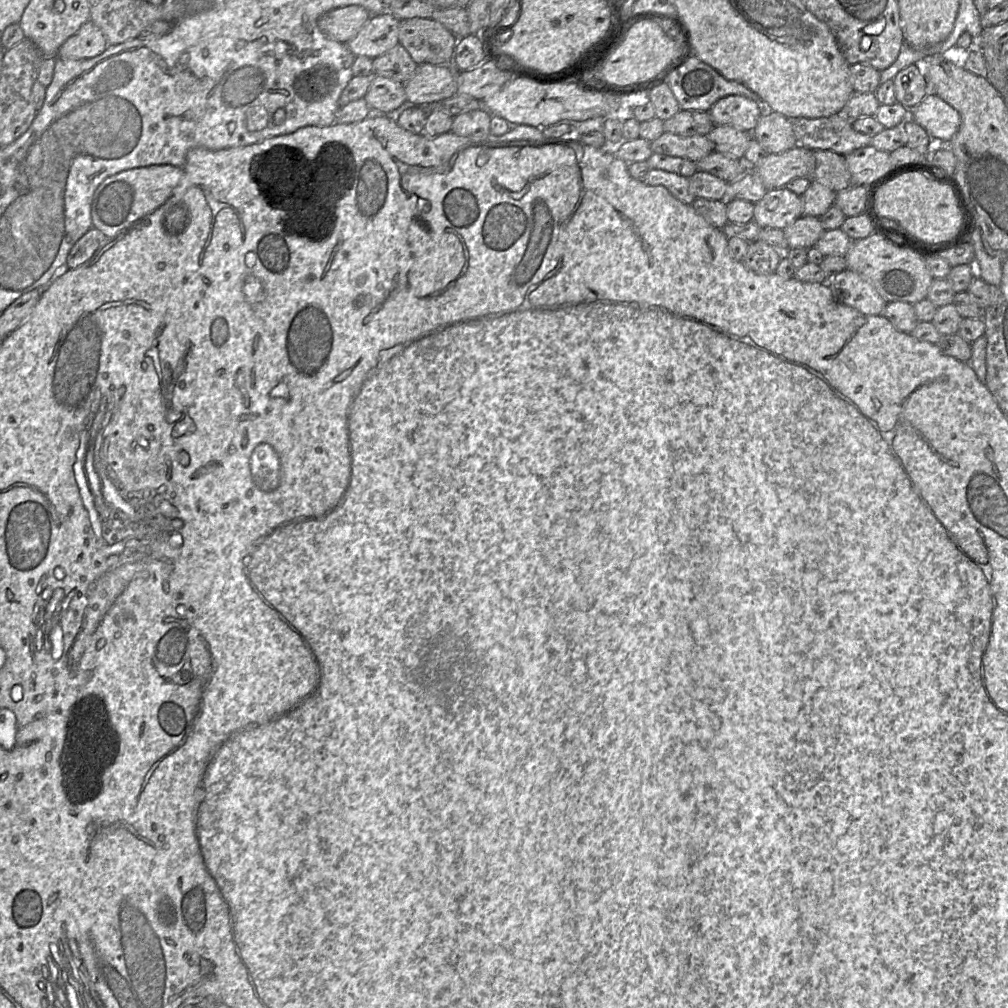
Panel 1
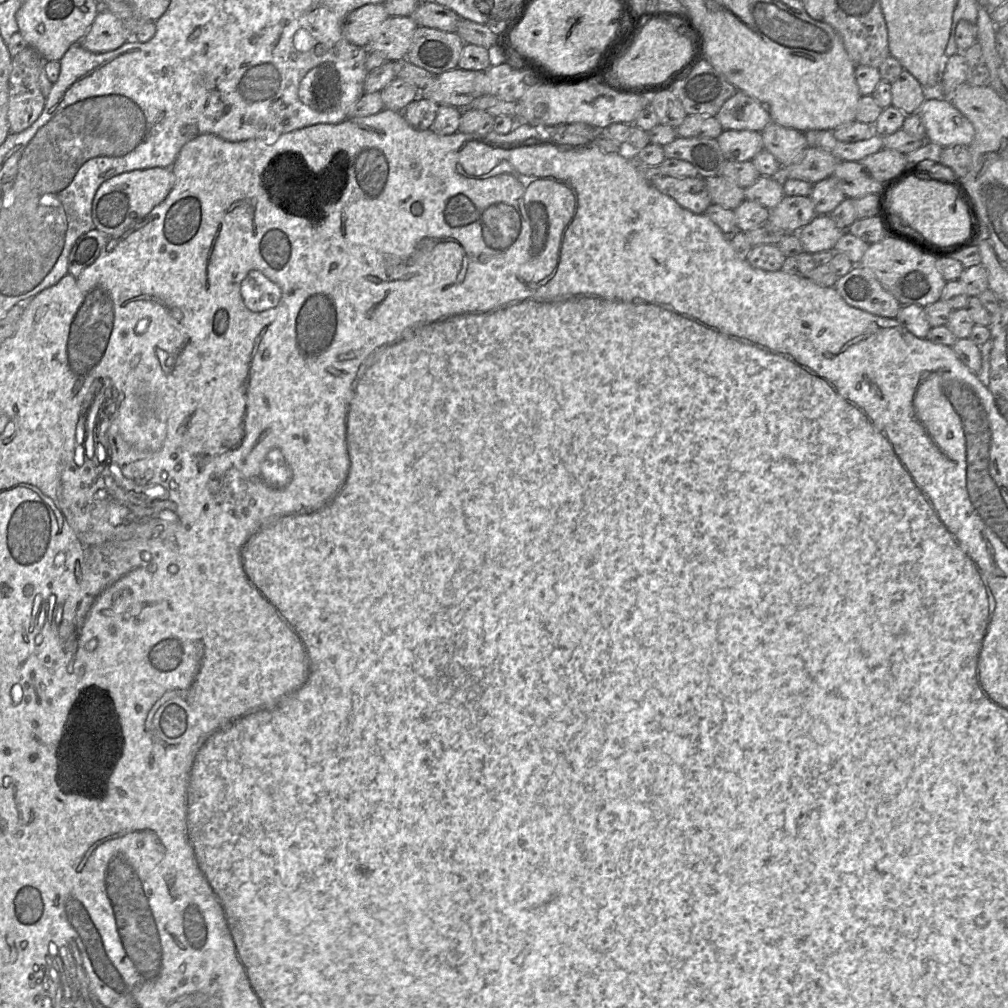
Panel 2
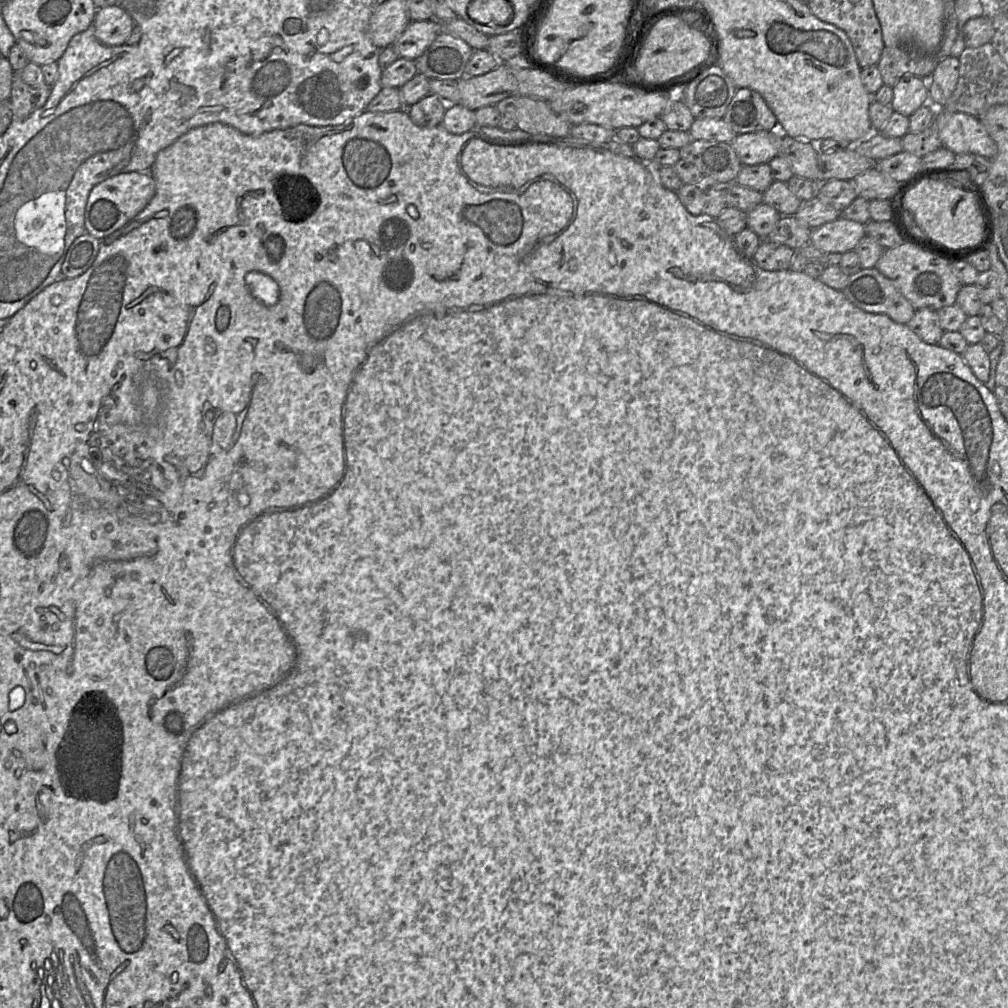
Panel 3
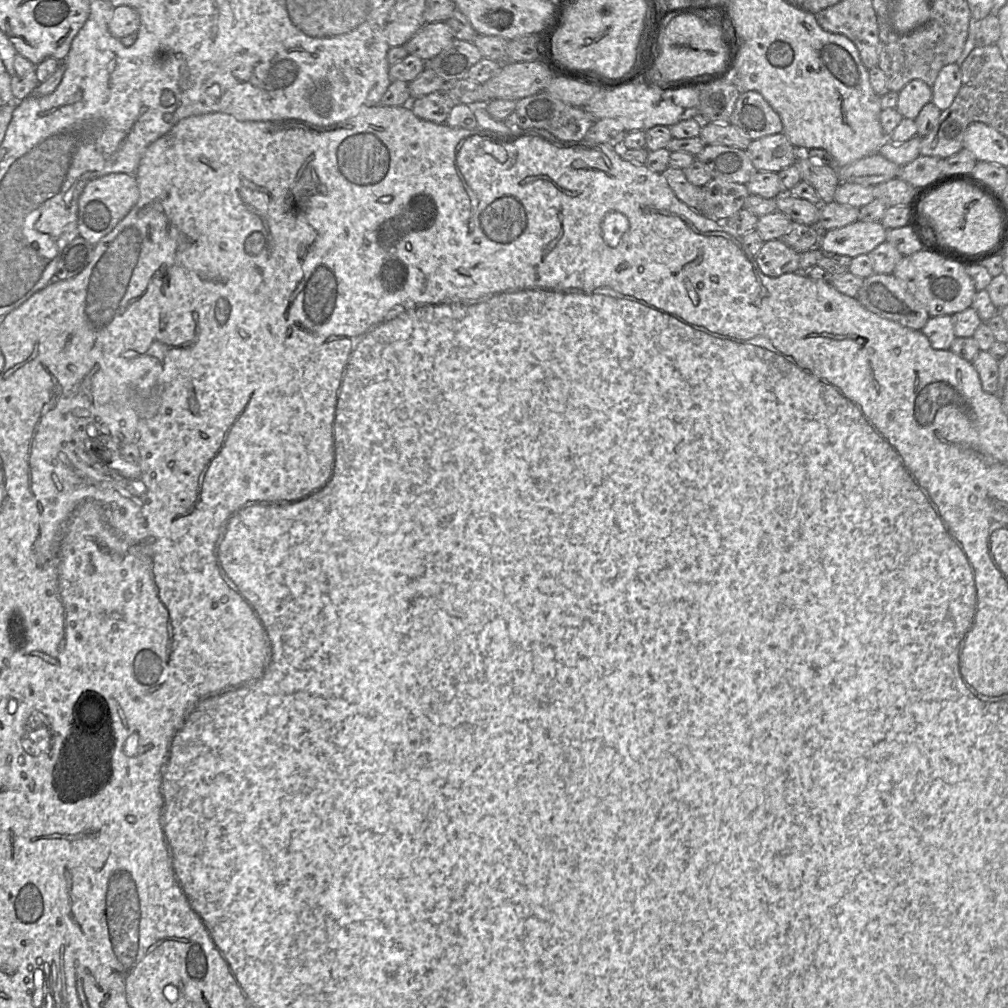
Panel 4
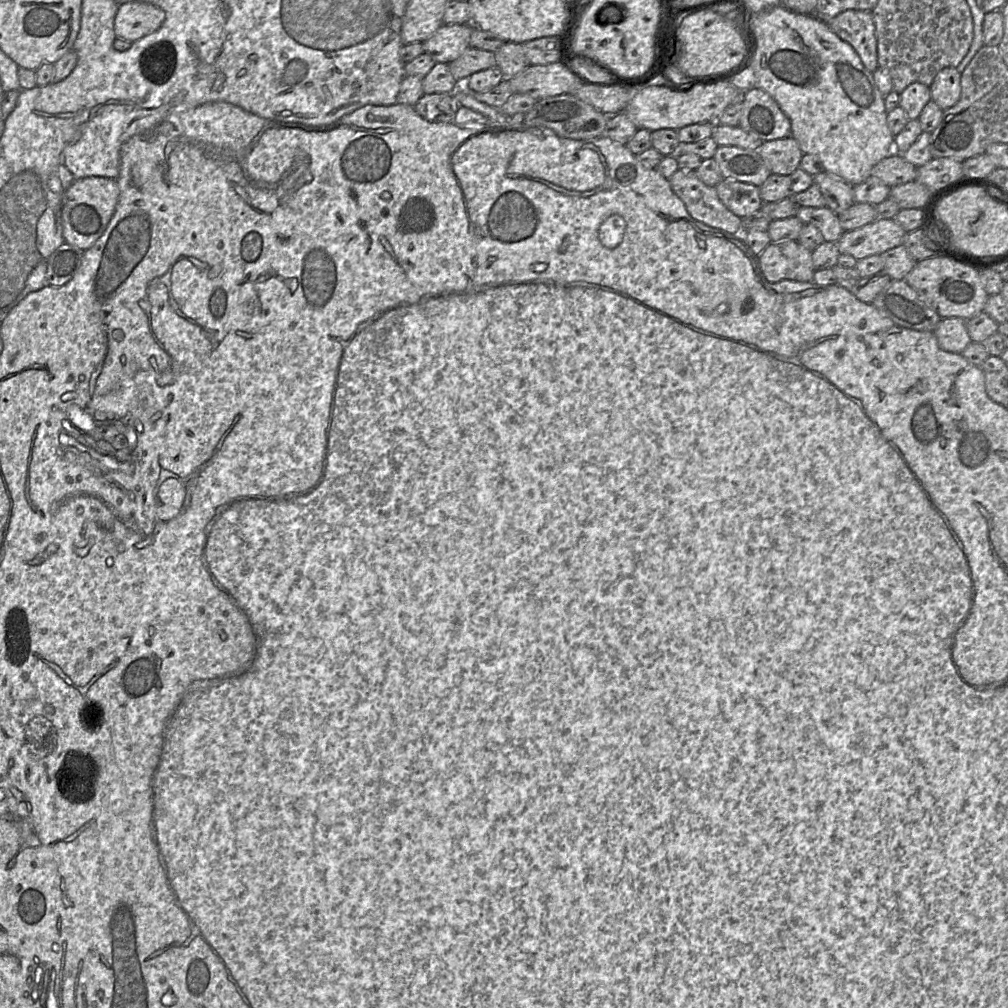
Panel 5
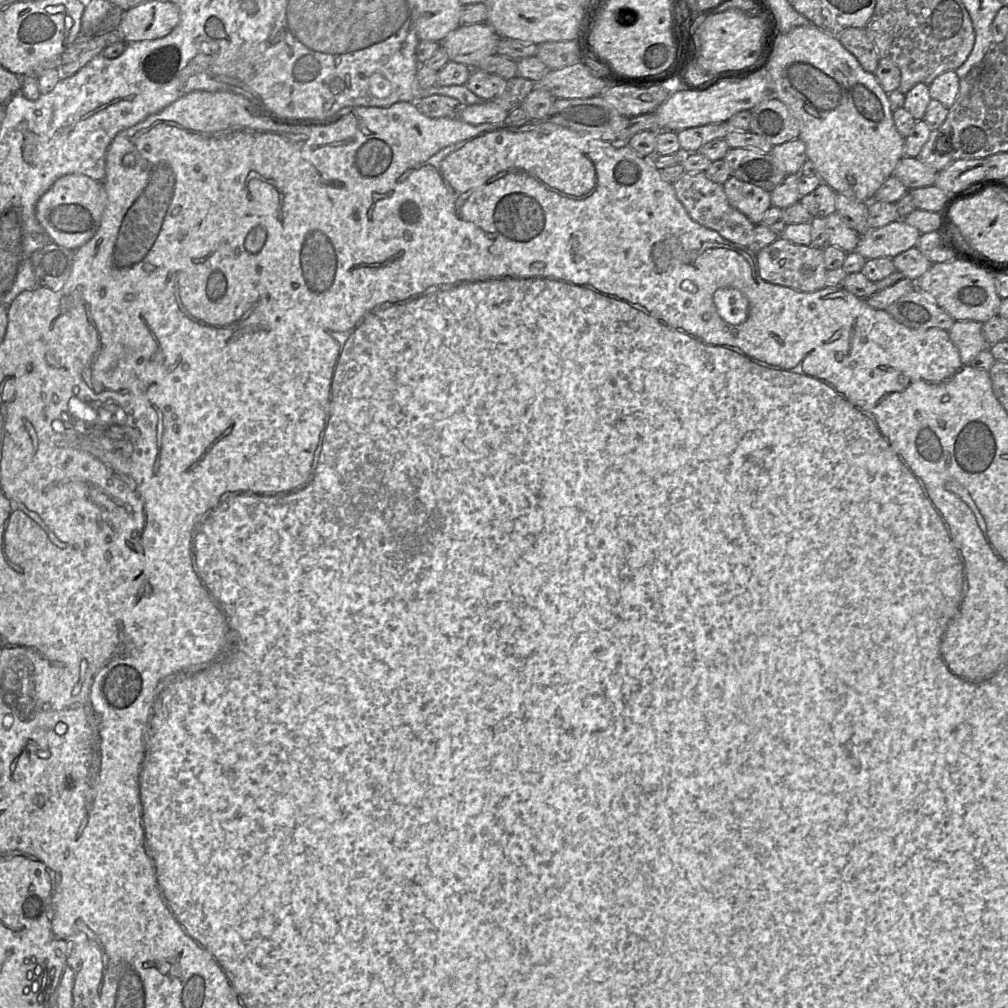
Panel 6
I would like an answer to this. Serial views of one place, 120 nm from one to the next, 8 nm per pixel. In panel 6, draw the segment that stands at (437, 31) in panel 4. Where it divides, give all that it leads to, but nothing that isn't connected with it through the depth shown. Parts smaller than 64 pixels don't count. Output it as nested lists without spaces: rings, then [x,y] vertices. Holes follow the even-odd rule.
[[[485,22],[460,25],[457,29],[449,33],[440,44],[447,52],[450,61],[464,64],[470,69],[478,69],[483,59],[497,54],[497,46],[500,38],[493,27]]]

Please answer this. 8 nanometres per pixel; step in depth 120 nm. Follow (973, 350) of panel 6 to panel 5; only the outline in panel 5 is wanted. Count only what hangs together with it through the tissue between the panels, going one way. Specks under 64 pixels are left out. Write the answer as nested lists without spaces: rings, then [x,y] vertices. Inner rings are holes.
[[[962,318],[941,319],[933,333],[936,336],[939,347],[952,353],[962,353],[971,342],[966,321]]]

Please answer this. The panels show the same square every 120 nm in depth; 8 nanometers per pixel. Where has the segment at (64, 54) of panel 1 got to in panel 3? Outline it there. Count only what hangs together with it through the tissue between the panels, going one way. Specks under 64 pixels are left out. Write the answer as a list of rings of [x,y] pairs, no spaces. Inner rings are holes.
[[[121,5],[97,9],[93,26],[96,39],[106,46],[126,44],[135,22],[128,11]]]

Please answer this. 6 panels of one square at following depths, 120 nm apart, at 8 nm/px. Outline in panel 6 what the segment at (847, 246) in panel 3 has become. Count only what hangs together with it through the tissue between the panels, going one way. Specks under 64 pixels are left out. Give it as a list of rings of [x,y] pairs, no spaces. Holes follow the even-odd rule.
[[[898,219],[861,234],[855,252],[865,259],[893,258],[915,247],[920,235],[916,227],[911,226],[904,219]]]

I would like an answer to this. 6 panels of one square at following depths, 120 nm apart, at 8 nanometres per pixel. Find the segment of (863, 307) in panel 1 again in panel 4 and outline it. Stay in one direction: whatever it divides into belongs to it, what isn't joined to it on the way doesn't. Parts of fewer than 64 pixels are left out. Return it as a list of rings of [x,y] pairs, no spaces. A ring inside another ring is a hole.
[[[873,273],[864,278],[855,298],[872,313],[913,330],[921,330],[930,318],[926,309],[893,274]]]

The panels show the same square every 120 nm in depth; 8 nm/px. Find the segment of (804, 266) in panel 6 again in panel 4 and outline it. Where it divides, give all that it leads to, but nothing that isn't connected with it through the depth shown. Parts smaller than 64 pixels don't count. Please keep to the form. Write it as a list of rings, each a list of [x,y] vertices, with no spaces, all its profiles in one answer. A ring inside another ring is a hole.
[[[775,239],[764,242],[755,262],[764,275],[779,277],[799,271],[800,254],[784,241]]]

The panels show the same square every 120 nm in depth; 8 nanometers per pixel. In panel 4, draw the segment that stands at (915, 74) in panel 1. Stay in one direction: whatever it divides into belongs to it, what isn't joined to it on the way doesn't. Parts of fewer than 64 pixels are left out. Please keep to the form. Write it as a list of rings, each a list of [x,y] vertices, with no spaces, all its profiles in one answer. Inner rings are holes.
[[[919,79],[907,83],[899,92],[896,109],[903,118],[915,120],[924,105],[931,102],[931,87]]]

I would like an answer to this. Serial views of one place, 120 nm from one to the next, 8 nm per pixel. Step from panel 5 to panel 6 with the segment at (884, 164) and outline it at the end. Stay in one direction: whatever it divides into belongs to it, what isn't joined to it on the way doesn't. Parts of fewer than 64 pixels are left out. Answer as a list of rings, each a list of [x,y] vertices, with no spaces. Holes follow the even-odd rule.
[[[904,155],[891,176],[899,179],[908,189],[932,186],[937,177],[937,171],[921,162],[917,157]]]

